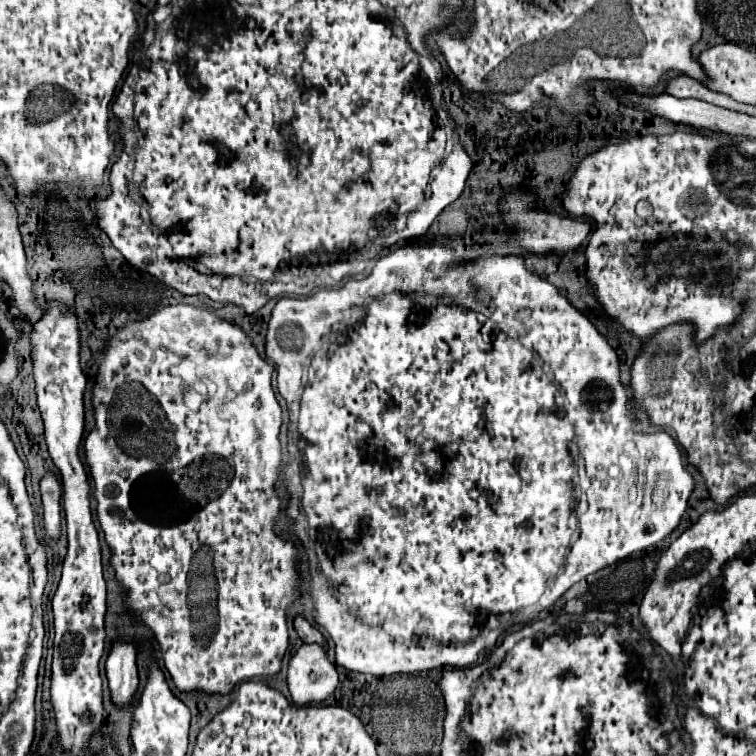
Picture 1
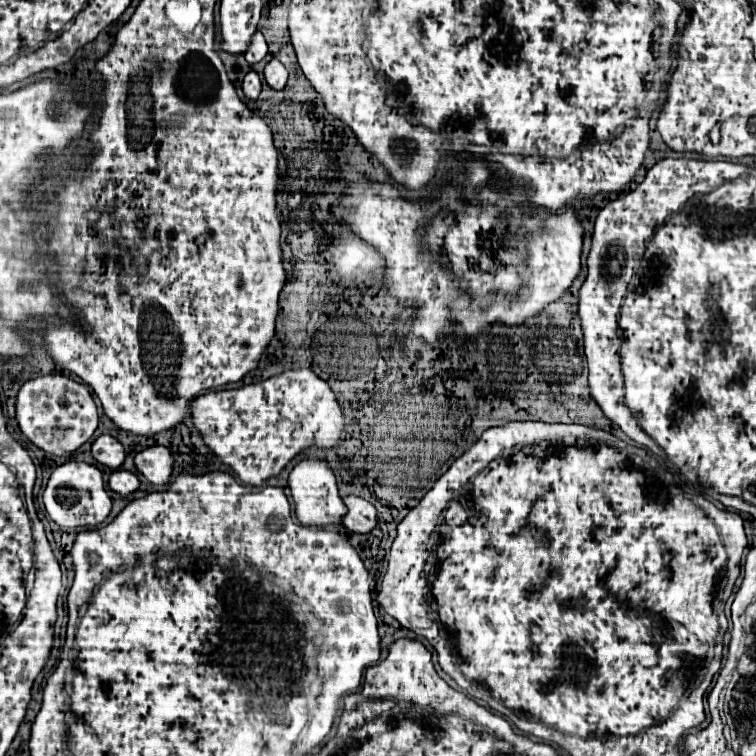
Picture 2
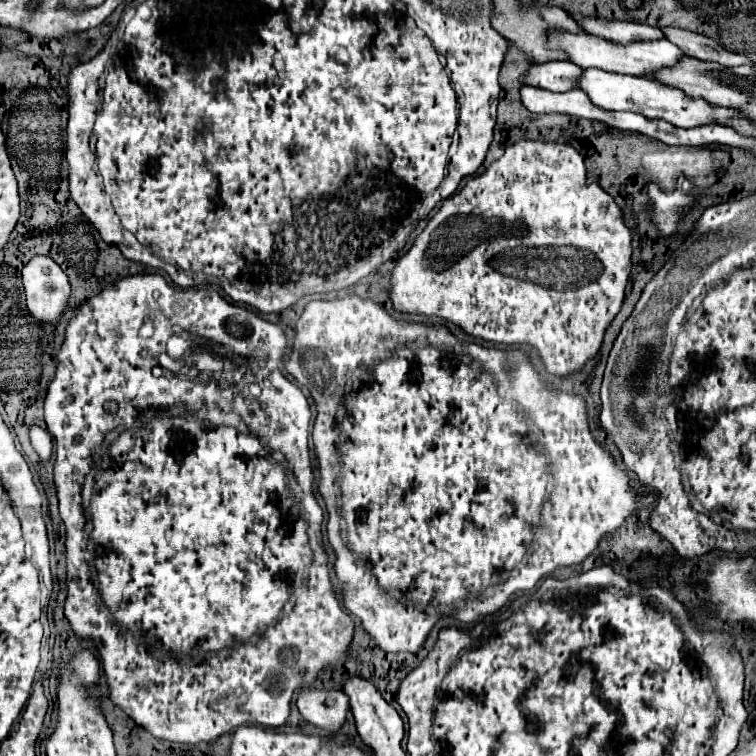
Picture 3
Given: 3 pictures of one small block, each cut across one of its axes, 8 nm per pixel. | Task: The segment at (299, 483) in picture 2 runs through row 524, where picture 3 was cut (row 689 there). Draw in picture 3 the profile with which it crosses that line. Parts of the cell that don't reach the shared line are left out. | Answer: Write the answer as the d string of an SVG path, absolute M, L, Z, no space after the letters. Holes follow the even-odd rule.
M304 688L298 694L296 706L306 722L322 728L328 736L334 736L346 722L348 696L342 690Z

